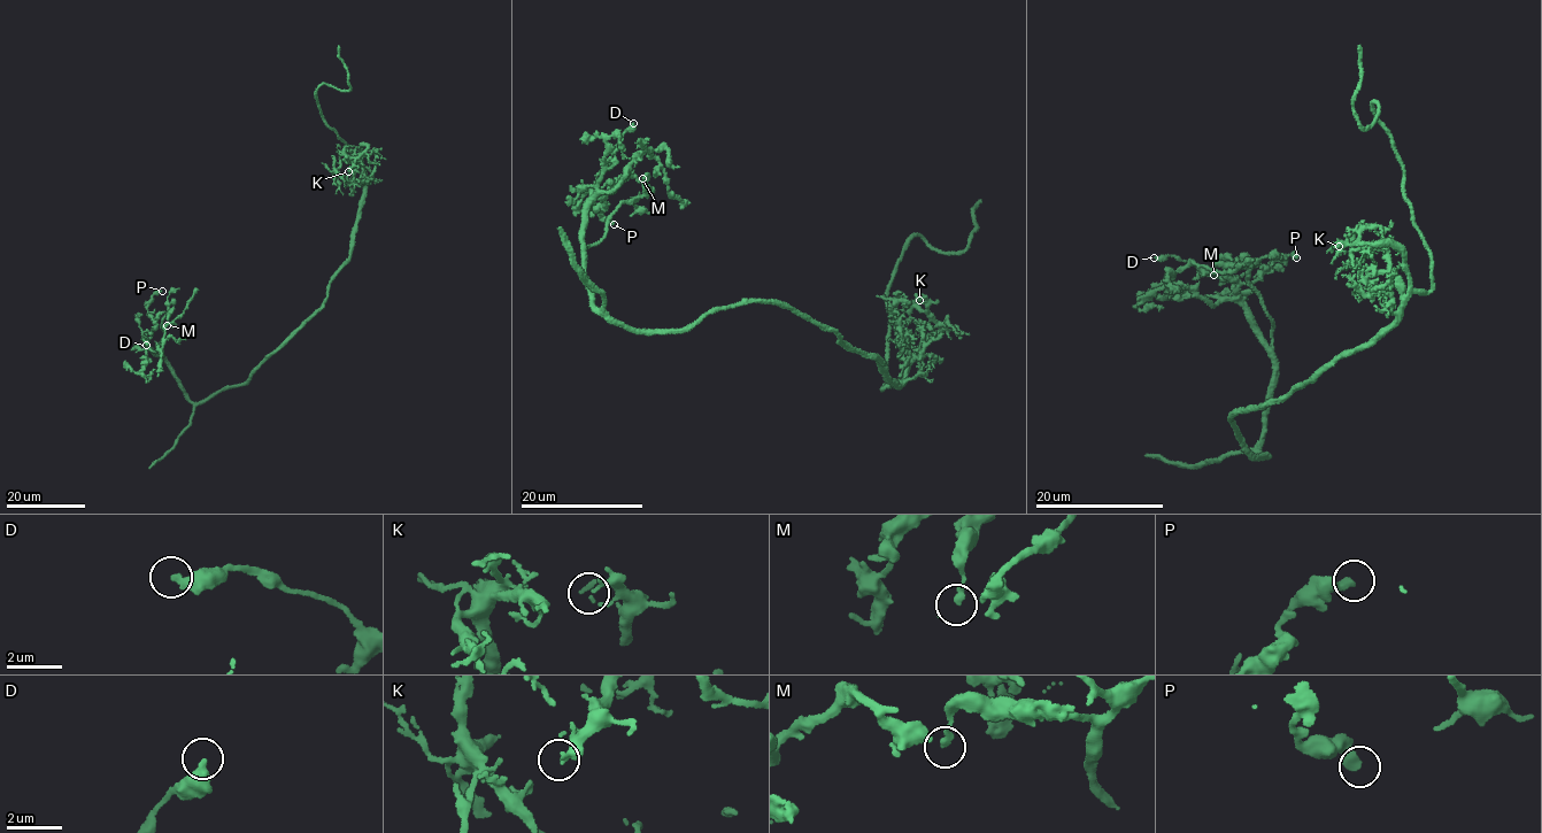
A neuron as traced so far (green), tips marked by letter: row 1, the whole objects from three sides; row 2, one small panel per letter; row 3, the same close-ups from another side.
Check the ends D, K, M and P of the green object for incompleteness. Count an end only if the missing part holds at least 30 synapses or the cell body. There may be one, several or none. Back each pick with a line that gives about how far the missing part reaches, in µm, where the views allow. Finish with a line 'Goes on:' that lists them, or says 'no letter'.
Goes on: no letter

